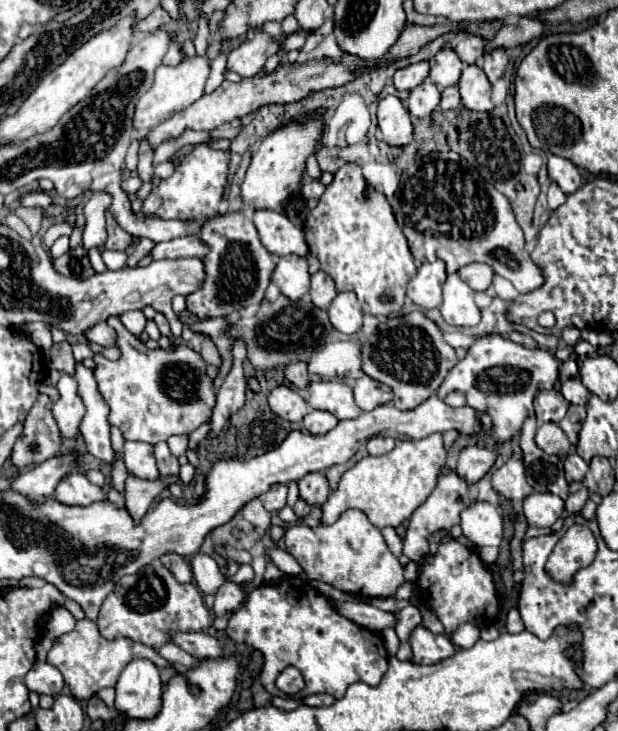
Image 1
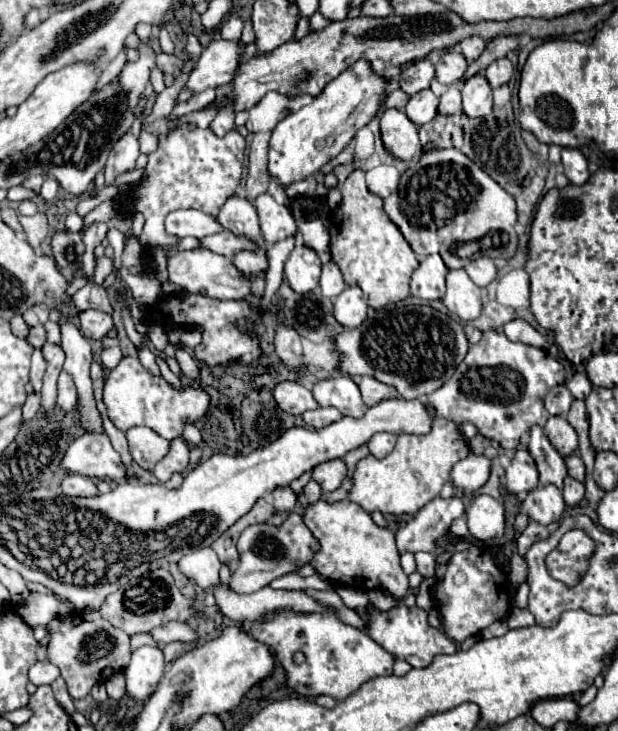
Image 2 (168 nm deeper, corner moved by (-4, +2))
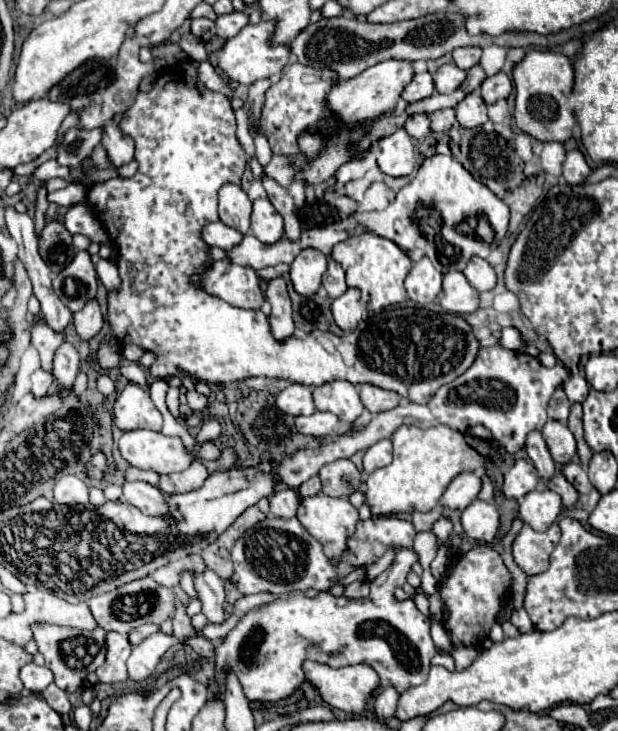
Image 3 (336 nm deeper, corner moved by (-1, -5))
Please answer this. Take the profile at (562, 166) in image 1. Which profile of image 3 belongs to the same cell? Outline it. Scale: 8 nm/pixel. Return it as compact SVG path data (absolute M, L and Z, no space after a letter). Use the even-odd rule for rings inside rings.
M570 150L566 154L566 162L564 162L564 180L568 184L582 184L590 174L590 166L586 164L586 158L580 150Z

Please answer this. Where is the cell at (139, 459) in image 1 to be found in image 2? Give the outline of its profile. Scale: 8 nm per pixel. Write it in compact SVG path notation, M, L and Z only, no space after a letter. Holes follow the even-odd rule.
M133 427L133 429L129 429L127 431L127 441L129 441L129 451L133 455L133 461L139 467L147 469L147 471L153 471L155 465L169 451L169 441L161 439L149 427Z

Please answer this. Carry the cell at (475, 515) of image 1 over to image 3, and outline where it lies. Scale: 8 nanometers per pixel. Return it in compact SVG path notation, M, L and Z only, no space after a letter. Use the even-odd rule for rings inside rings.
M474 500L462 512L460 522L462 522L464 534L476 542L492 544L492 540L498 534L498 510L496 506L484 500Z

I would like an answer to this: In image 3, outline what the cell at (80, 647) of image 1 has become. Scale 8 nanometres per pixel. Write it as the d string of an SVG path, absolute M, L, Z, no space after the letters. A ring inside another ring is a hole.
M36 622L32 624L32 632L34 632L34 642L38 644L38 652L46 658L46 666L54 674L56 686L68 694L80 690L86 674L94 672L106 660L106 640L104 640L106 632L102 628L88 632L88 630L78 630L70 626L54 626L54 624Z

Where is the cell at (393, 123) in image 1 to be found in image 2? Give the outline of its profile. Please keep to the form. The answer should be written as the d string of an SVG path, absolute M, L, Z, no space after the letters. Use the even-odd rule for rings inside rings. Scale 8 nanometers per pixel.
M385 109L381 115L381 137L385 149L403 161L409 161L419 151L417 125L401 109Z

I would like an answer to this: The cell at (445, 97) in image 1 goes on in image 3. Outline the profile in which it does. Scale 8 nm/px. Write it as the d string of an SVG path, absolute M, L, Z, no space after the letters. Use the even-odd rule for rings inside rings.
M452 108L430 114L430 130L432 132L448 132L454 124L456 124L456 116L454 116Z

